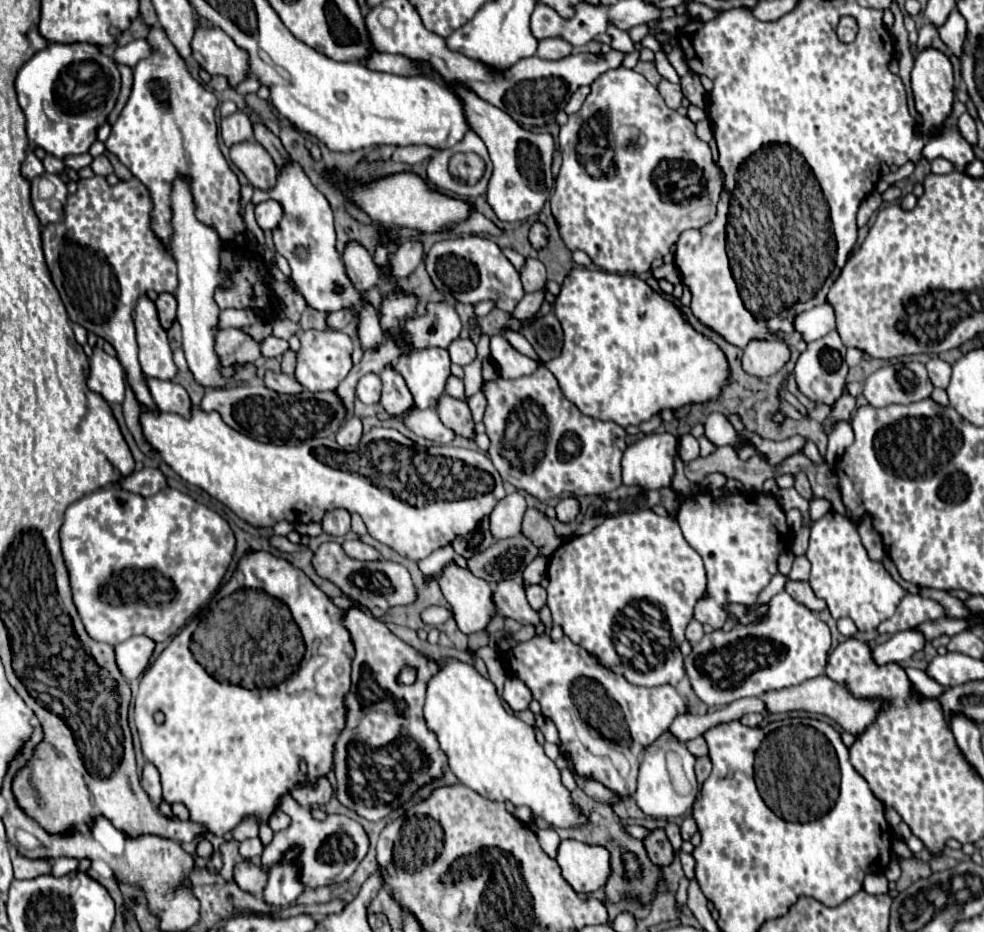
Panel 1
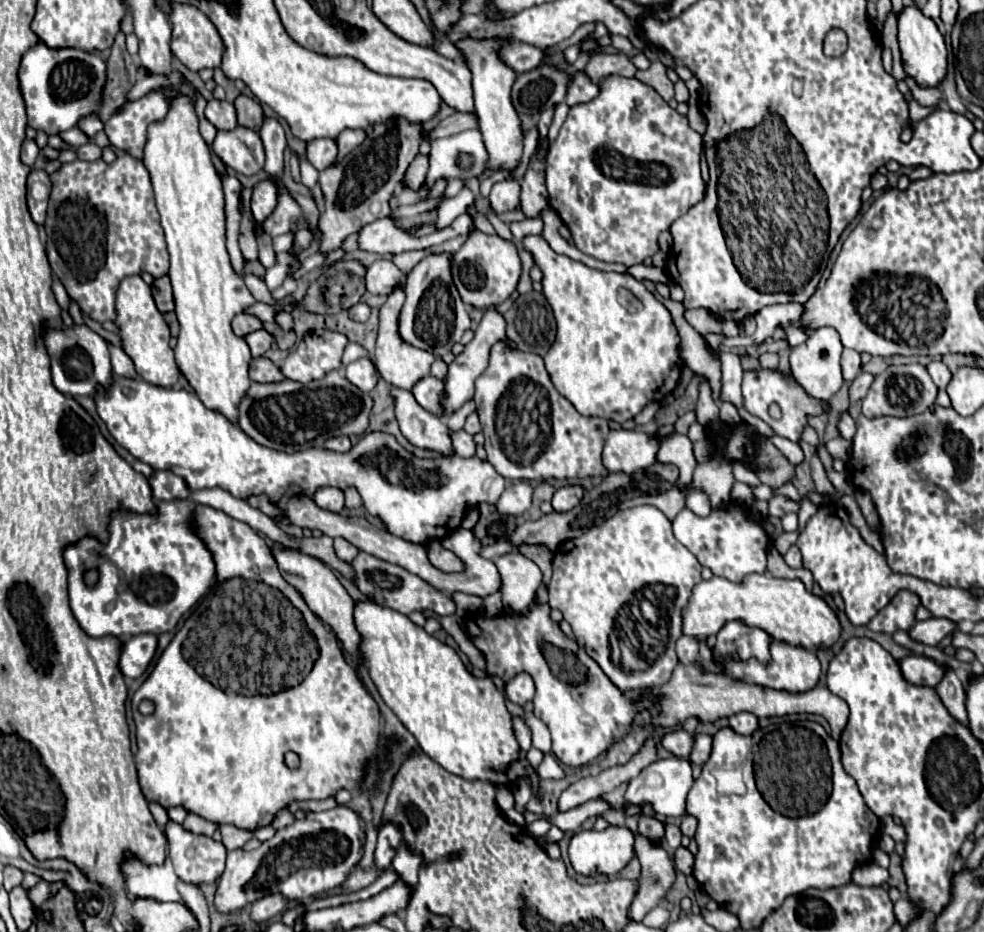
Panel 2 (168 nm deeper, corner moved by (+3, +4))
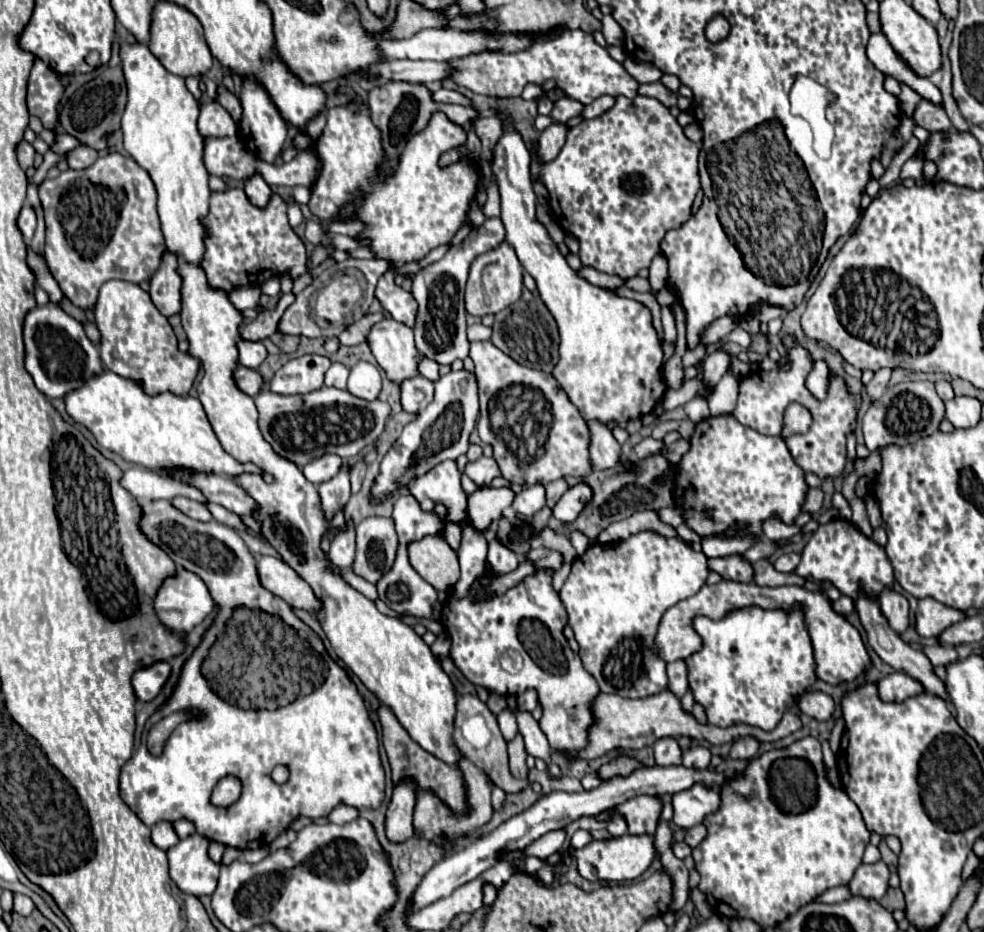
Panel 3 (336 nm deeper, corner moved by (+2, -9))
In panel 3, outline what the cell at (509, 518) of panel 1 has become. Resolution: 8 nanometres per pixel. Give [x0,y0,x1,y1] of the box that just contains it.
[513,486,545,516]

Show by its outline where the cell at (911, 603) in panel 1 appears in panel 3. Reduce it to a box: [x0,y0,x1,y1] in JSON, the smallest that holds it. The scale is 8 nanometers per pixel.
[879,588,909,634]

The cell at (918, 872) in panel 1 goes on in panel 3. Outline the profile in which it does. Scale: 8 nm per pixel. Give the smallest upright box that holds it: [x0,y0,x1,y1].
[881,890,903,910]

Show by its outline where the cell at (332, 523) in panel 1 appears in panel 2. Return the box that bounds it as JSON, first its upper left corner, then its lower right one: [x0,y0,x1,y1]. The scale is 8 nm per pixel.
[314,487,344,513]

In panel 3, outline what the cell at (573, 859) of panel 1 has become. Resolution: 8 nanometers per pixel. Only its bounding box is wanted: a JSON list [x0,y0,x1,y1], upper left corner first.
[569,834,657,882]

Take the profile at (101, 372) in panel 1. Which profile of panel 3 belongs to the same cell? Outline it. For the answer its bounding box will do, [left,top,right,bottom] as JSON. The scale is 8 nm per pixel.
[23,302,103,398]

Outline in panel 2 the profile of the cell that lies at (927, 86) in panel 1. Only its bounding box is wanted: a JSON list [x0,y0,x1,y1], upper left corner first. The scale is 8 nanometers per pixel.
[898,7,946,87]

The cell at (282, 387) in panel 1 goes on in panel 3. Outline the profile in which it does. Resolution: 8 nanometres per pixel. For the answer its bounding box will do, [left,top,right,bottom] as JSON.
[233,366,263,396]

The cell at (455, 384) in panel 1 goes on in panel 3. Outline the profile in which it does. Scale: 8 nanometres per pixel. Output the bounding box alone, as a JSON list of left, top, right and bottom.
[417,354,439,382]

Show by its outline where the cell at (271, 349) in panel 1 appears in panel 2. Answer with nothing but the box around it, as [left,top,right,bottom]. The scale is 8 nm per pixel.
[244,329,274,357]

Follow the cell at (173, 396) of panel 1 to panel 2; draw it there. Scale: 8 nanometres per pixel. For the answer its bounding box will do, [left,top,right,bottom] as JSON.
[108,345,140,379]

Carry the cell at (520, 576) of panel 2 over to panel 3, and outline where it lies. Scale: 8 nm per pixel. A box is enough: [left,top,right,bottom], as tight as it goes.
[487,538,517,576]

